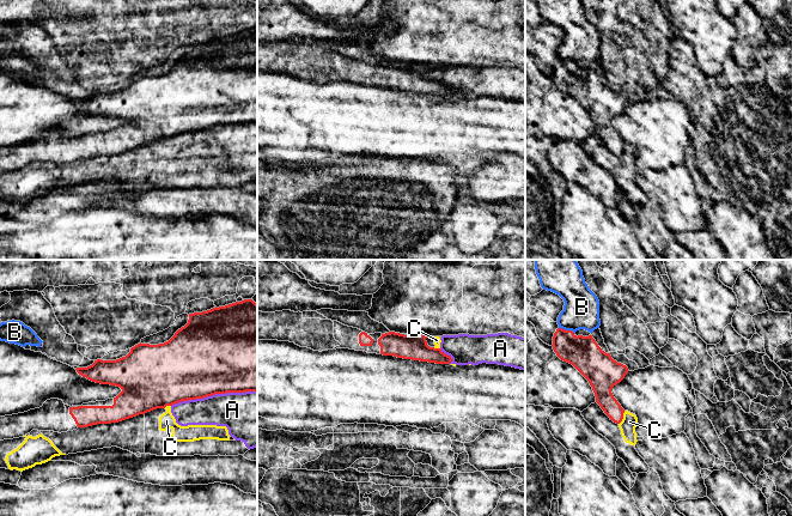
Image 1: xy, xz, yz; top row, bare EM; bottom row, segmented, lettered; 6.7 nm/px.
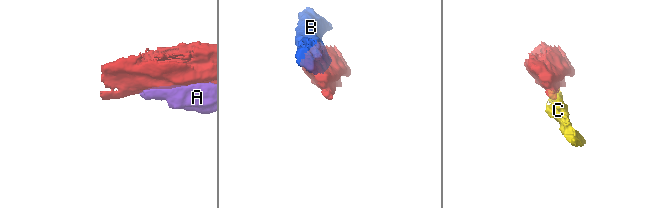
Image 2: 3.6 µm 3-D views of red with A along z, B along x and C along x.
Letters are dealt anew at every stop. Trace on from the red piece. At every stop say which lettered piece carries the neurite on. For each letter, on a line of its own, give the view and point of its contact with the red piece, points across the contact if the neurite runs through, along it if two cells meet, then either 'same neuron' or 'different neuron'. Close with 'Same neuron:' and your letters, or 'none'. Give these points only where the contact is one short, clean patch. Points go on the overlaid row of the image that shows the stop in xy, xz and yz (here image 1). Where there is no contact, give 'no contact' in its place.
A: xy (213, 394) | different neuron
B: yz (566, 331) | different neuron
C: yz (622, 418) | different neuron
Same neuron: none

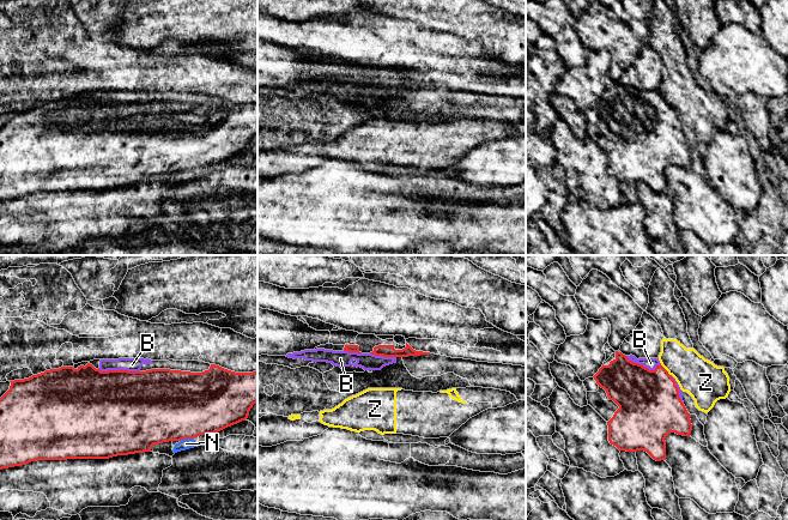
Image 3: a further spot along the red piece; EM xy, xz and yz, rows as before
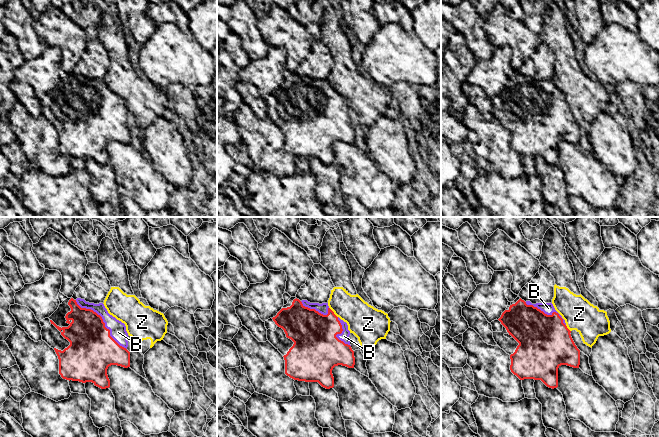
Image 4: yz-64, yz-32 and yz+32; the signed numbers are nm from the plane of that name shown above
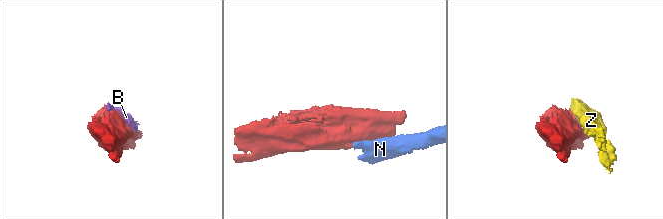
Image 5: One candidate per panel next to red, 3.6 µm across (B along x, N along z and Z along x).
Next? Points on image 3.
B: xy (119, 370) | same neuron
N: xy (186, 437) | different neuron
Z: yz (666, 370) | different neuron
Same neuron: B

